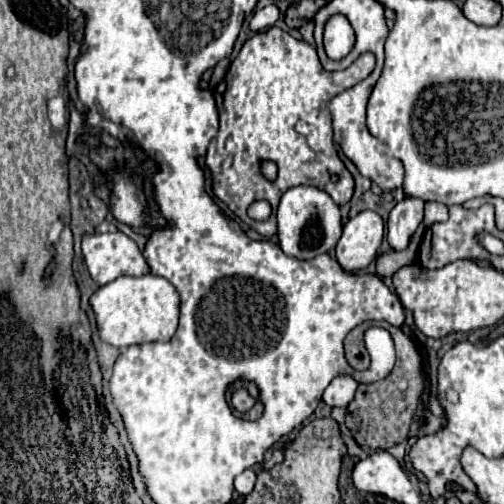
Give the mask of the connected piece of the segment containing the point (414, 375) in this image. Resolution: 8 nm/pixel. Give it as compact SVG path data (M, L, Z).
M366 321L362 325L358 325L356 329L352 329L348 333L348 341L350 339L362 339L364 331L370 327L384 327L390 331L394 343L396 343L396 367L392 369L392 373L378 383L370 383L370 385L360 385L356 391L354 401L348 405L346 409L346 427L350 429L350 433L354 435L354 441L360 447L370 447L370 449L390 449L394 445L406 443L408 439L408 431L410 431L410 423L414 421L416 415L416 407L418 401L424 393L424 367L422 367L422 355L416 349L414 341L404 335L398 327L388 325L386 321Z

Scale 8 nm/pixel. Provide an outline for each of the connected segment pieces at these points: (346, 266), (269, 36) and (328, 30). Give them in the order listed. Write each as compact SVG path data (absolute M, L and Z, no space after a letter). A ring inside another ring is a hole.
M362 211L352 217L336 245L336 261L344 271L364 269L378 253L384 239L384 221L374 211Z
M270 27L268 31L254 33L242 45L236 59L230 63L224 81L218 85L218 91L214 91L216 107L220 113L220 129L218 129L216 137L210 141L208 155L206 155L206 165L212 173L214 195L220 201L224 201L246 225L250 225L254 231L258 231L264 237L276 235L276 207L278 207L282 193L290 187L312 185L312 187L326 191L334 199L336 205L346 205L354 191L354 179L348 173L348 169L344 167L344 163L340 161L338 151L334 147L328 101L334 95L342 93L344 89L366 79L372 73L372 69L374 69L374 55L366 53L366 55L360 55L348 69L328 73L322 69L316 49L312 45L308 45L306 41L298 41L278 27ZM266 159L270 159L278 165L276 181L266 181L260 173L260 163ZM332 173L336 173L340 177L338 183L330 181ZM258 199L266 199L272 205L270 219L262 221L262 223L250 219L246 213L248 205Z
M332 15L324 27L324 49L334 61L344 59L355 43L355 33L344 15Z

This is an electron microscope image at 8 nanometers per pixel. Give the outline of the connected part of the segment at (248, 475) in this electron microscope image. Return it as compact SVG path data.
M246 469L234 479L234 489L240 495L248 495L252 491L252 487L254 487L254 481L256 481L256 473L252 469Z

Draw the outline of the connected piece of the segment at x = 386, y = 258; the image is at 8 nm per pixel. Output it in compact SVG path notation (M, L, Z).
M424 225L418 227L418 231L412 235L410 245L408 245L406 249L382 253L382 255L376 259L376 273L378 273L380 277L392 277L400 267L414 263L414 261L416 261L416 255L418 255L418 245L420 245L420 241L422 241L422 233L424 233Z

